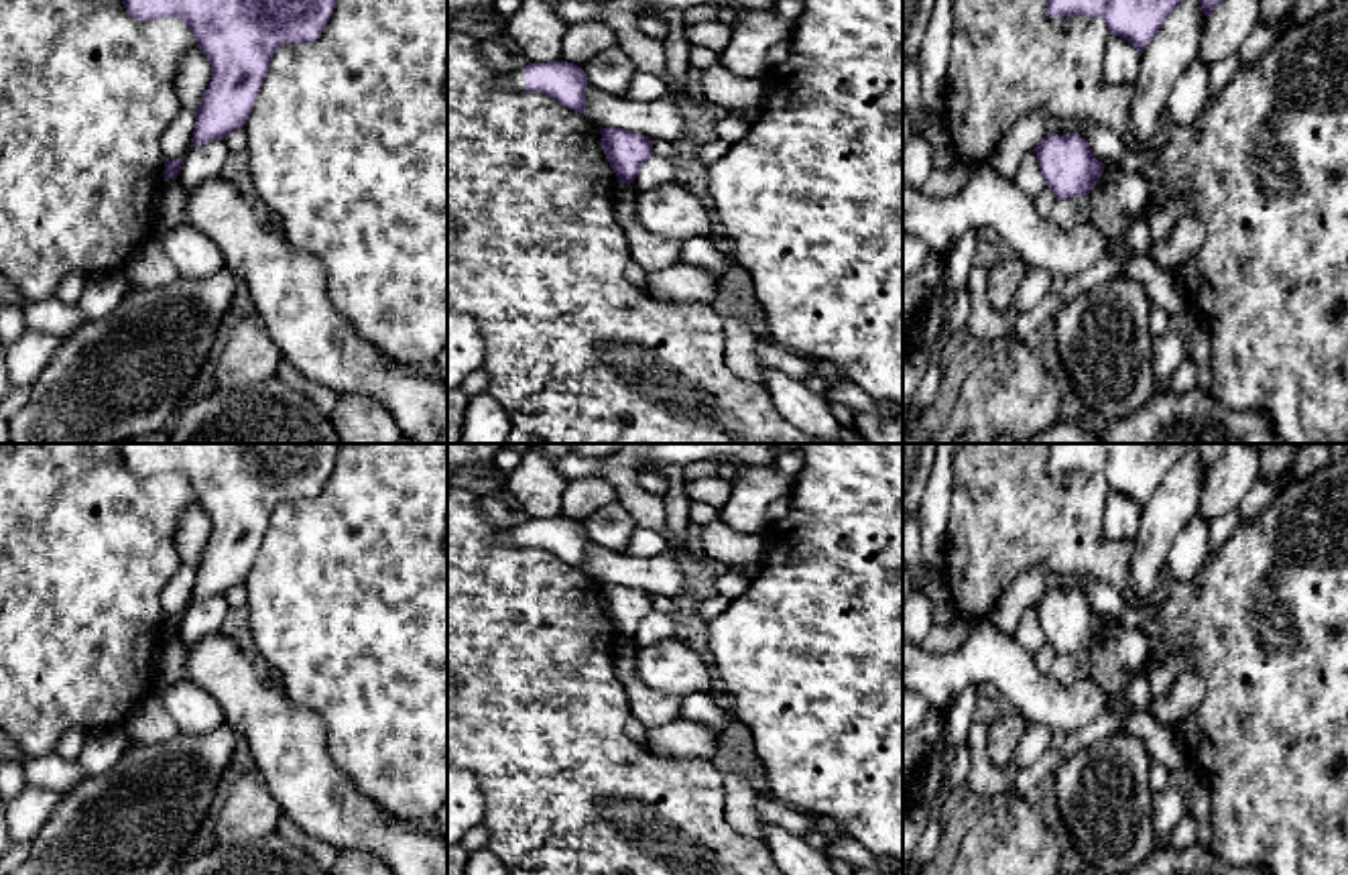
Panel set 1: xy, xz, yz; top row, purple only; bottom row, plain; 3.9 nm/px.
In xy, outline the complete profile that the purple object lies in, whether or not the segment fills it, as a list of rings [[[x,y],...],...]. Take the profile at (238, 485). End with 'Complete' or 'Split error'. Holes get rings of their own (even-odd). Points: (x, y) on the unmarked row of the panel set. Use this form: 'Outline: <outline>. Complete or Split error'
Outline: [[[118,444],[138,478],[179,474],[211,521],[191,602],[244,584],[270,515],[283,501],[319,494],[340,444]]]. Complete

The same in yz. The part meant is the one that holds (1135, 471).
Outline: [[[1049,444],[1047,472],[1098,472],[1106,478],[1110,490],[1128,497],[1143,509],[1185,454],[1198,454],[1204,470],[1210,472],[1226,446],[1228,444]]]. Complete

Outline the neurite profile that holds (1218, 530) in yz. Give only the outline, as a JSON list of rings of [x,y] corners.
[[[1230,509],[1208,523],[1208,556],[1214,556],[1226,543],[1238,523],[1238,509]]]

